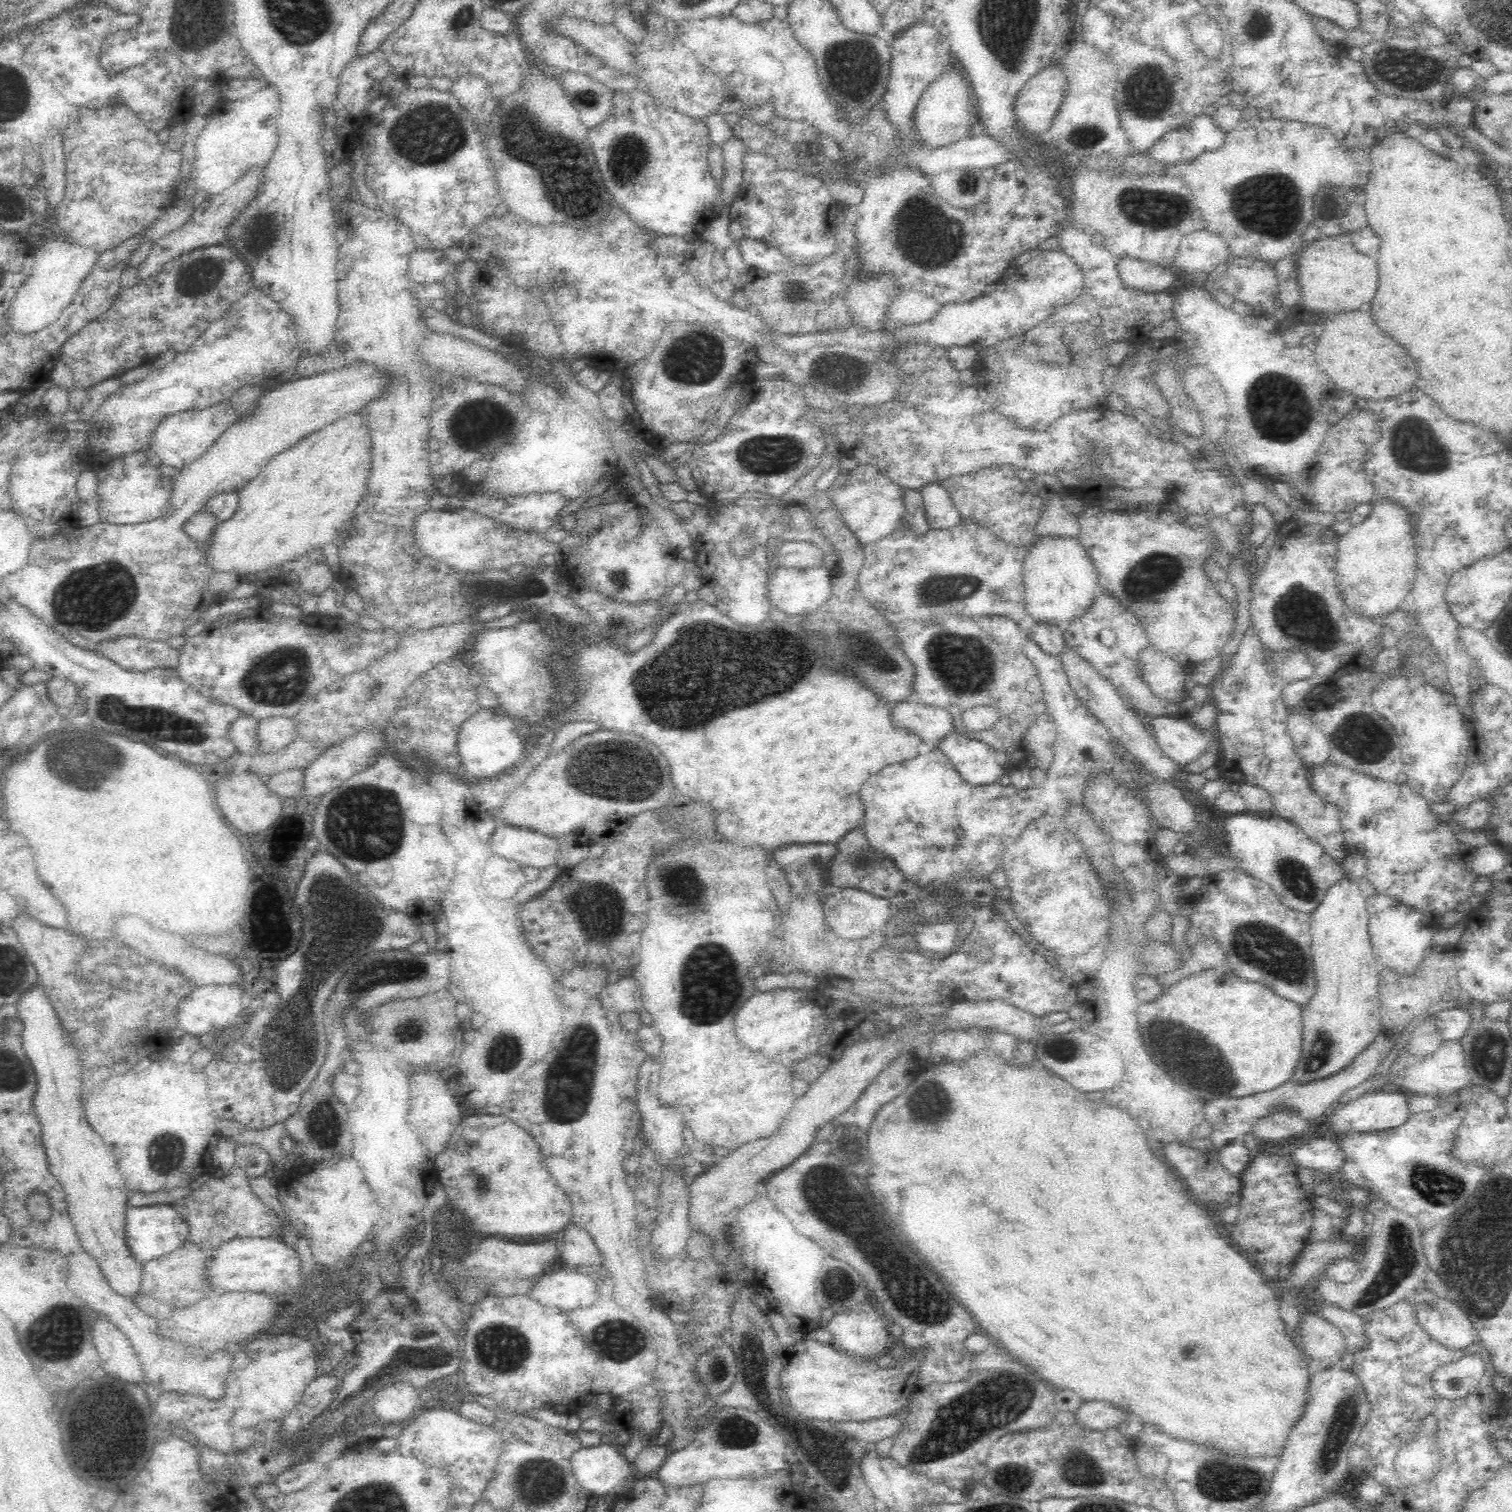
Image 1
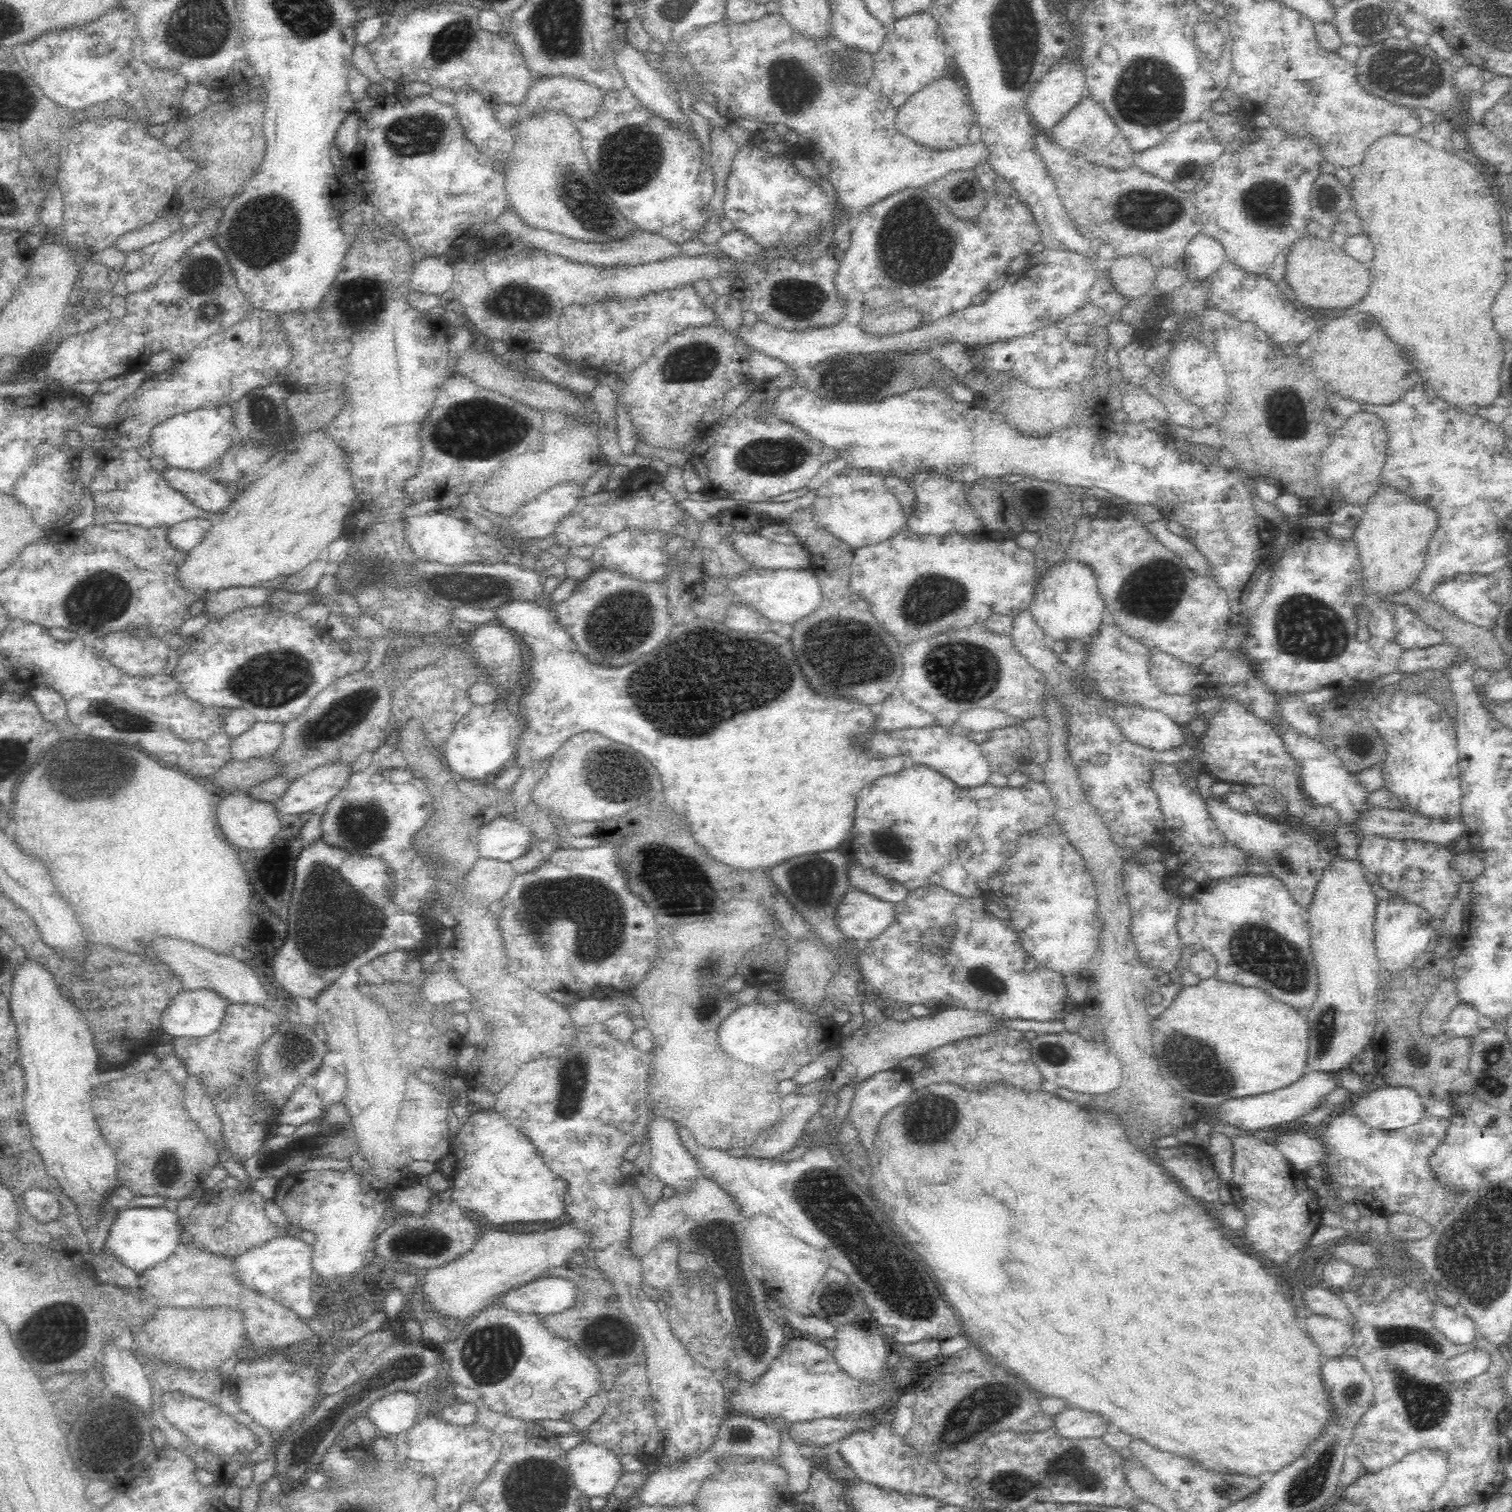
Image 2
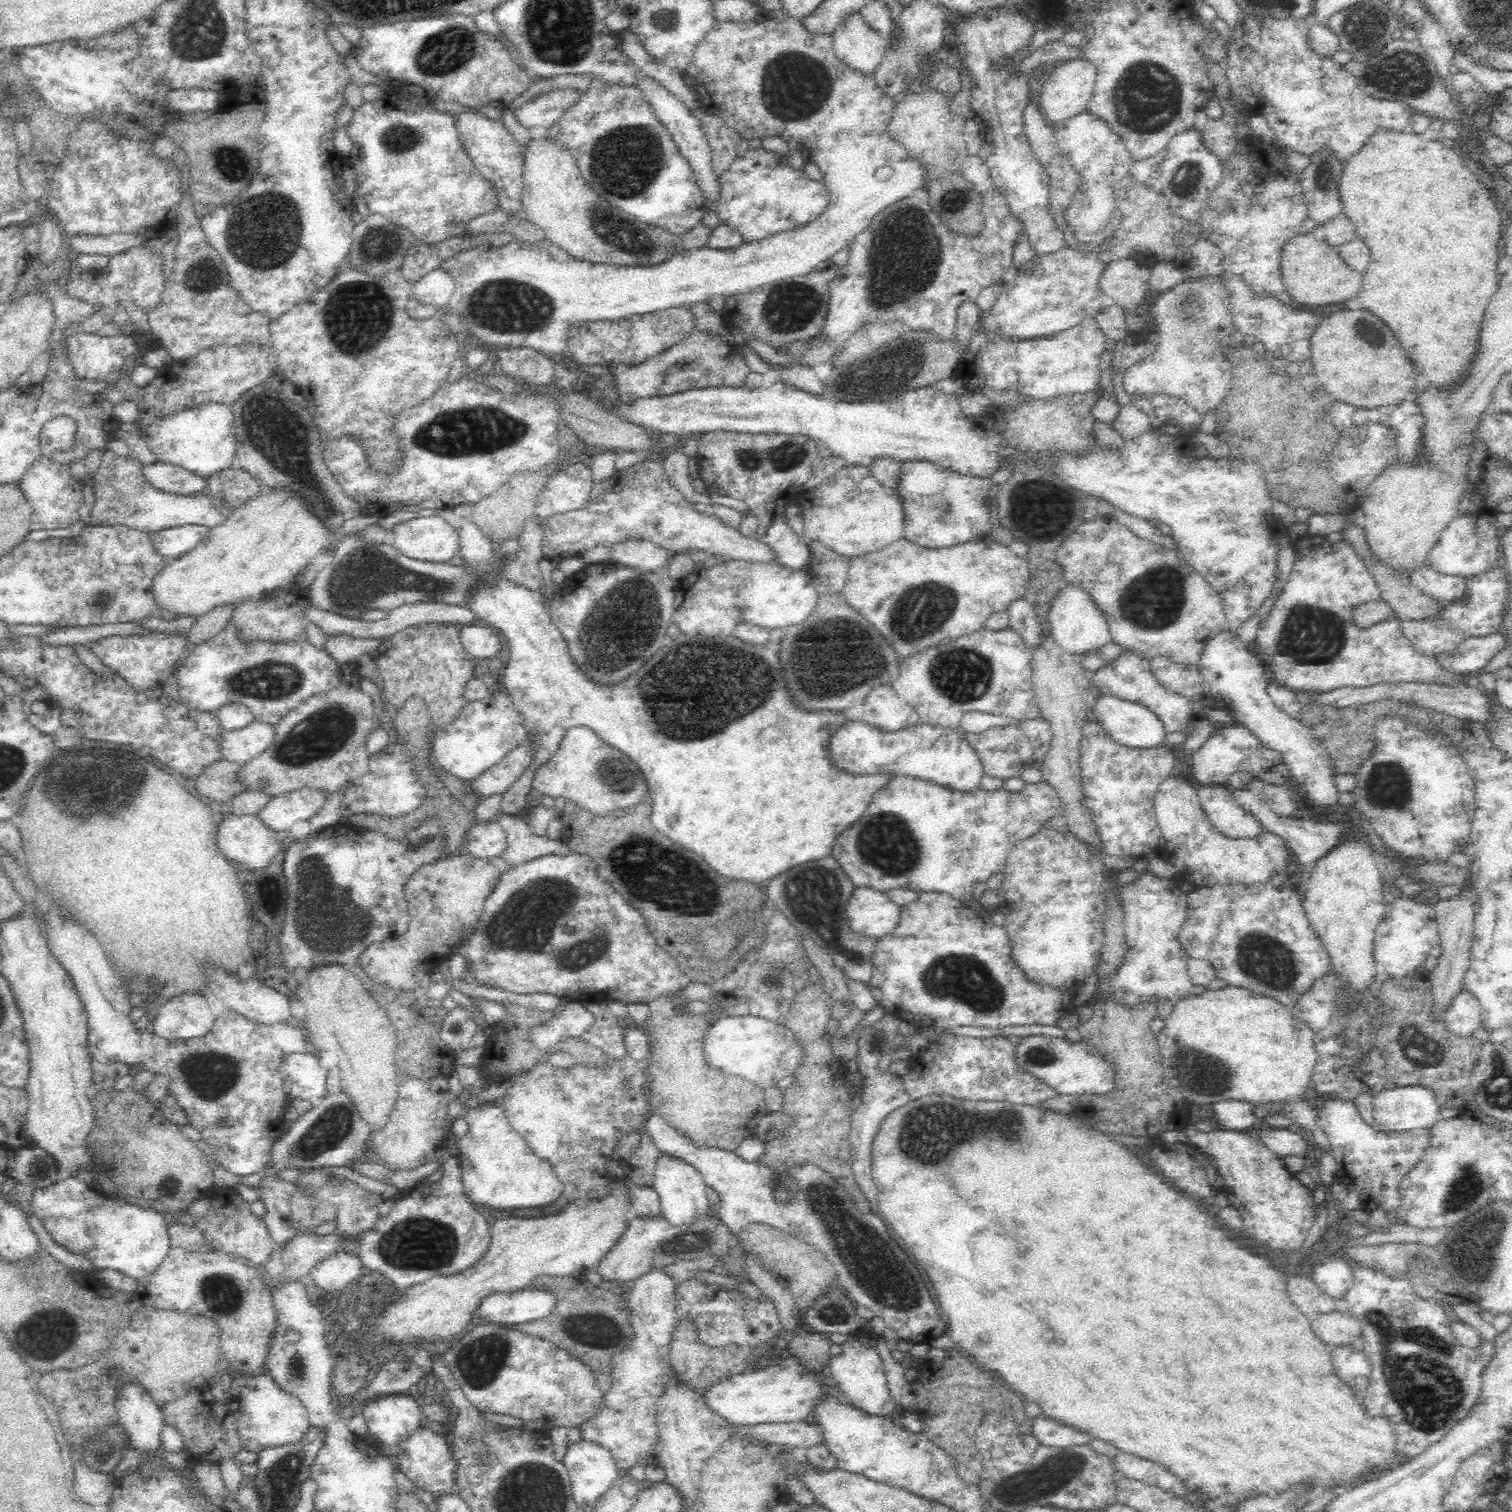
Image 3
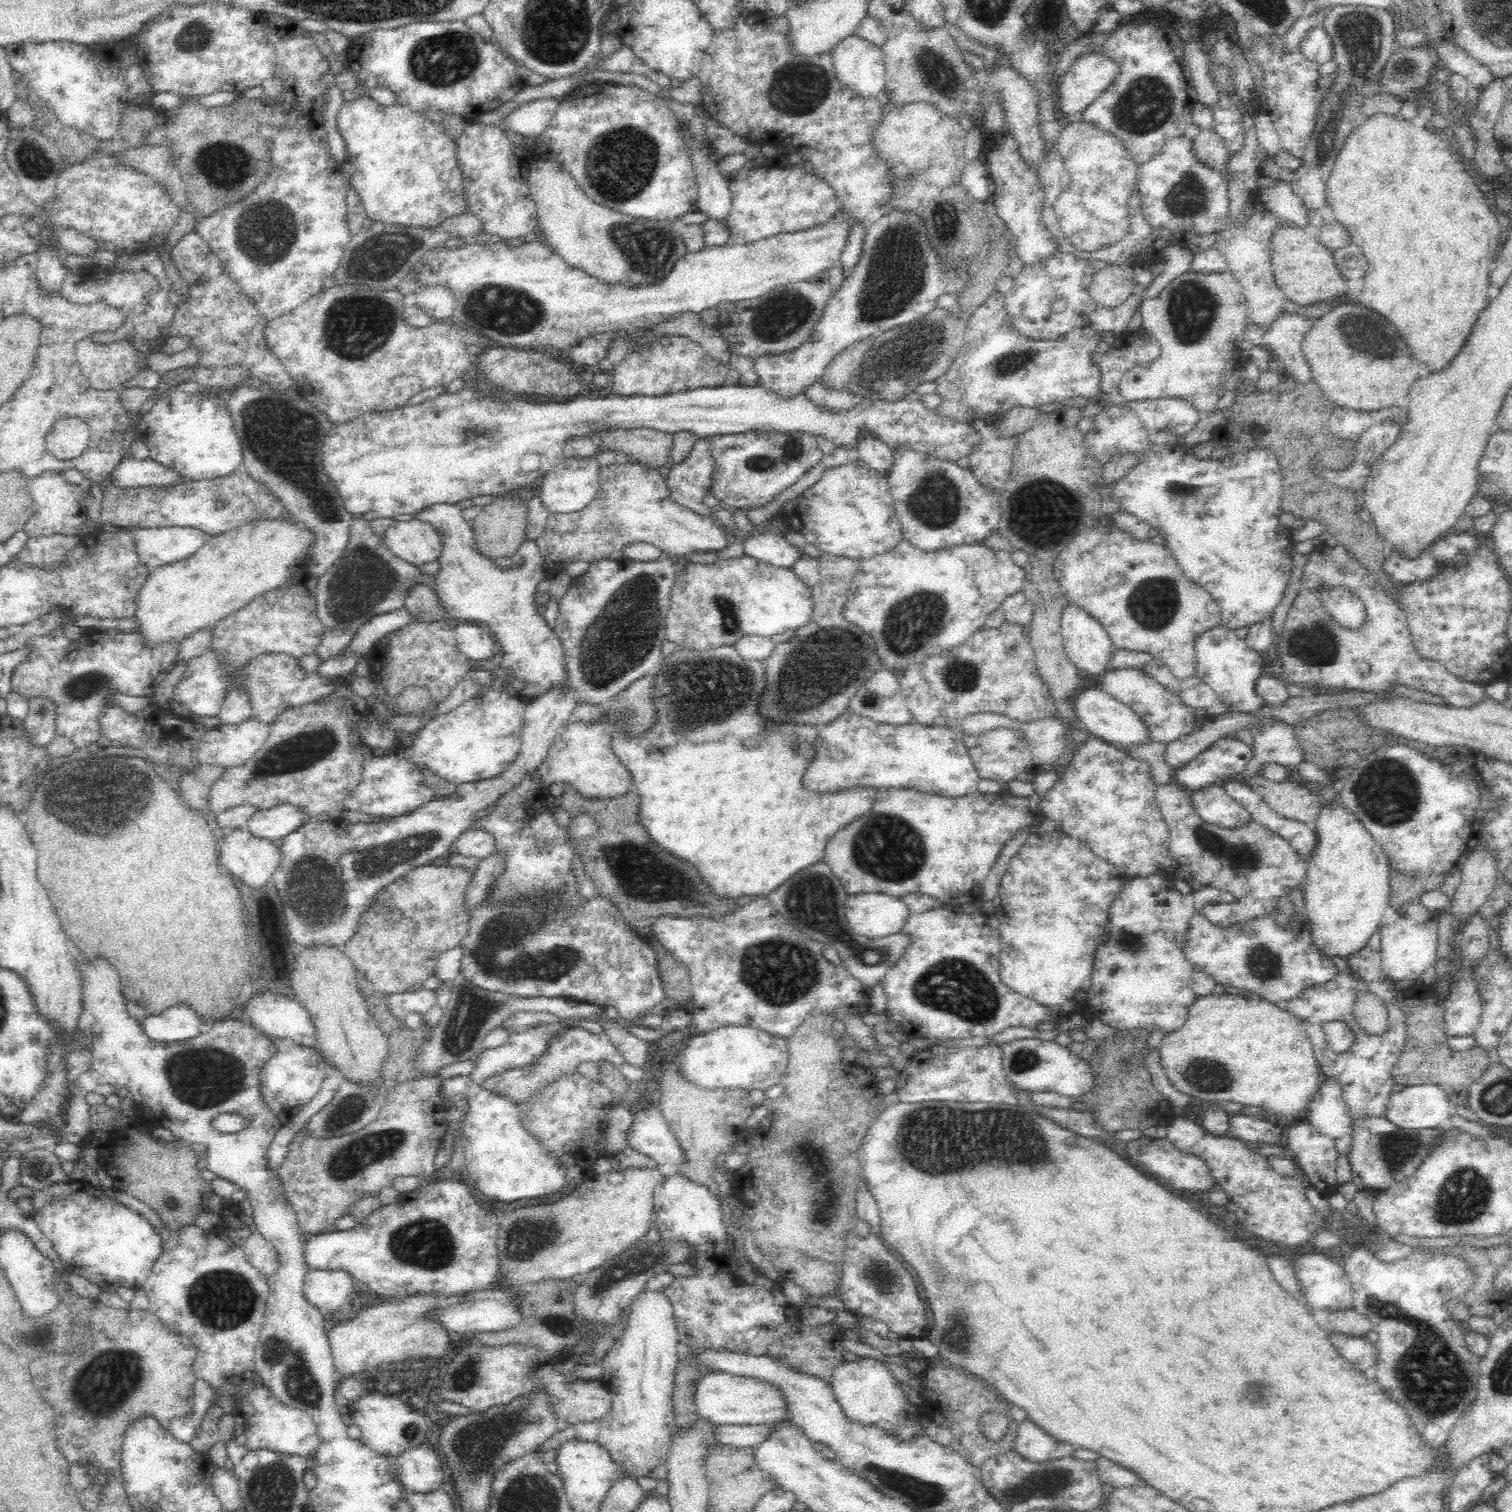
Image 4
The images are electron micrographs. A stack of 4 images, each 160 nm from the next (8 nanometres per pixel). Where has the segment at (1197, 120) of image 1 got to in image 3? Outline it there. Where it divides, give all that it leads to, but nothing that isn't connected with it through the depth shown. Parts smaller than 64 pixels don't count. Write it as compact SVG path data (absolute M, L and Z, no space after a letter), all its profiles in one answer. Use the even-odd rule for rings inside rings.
M1191 127L1180 132L1170 140L1160 152L1156 152L1148 158L1135 160L1130 168L1130 174L1154 188L1162 190L1166 196L1170 196L1173 209L1184 218L1196 218L1198 212L1204 206L1206 192L1212 190L1221 174L1221 159L1204 146L1200 130Z

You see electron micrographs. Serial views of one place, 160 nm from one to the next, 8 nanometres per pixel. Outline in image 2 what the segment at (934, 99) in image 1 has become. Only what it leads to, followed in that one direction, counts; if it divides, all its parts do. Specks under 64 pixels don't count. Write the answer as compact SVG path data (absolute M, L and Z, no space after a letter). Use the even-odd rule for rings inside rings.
M953 72L944 74L916 92L904 106L897 110L896 125L898 131L916 140L916 142L936 149L946 149L966 144L966 134L970 126L977 122L970 100L966 98L964 88L952 80Z

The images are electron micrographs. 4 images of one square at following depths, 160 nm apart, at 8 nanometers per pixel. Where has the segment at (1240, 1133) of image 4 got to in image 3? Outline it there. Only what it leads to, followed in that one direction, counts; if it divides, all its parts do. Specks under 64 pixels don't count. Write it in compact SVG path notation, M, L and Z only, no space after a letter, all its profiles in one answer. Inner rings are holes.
M1278 1128L1278 1130L1264 1130L1262 1134L1263 1143L1269 1147L1269 1149L1279 1155L1280 1157L1296 1156L1304 1157L1312 1154L1308 1152L1310 1146L1308 1146L1308 1140L1306 1136L1302 1138L1300 1134L1292 1132L1292 1130L1286 1130L1286 1128Z

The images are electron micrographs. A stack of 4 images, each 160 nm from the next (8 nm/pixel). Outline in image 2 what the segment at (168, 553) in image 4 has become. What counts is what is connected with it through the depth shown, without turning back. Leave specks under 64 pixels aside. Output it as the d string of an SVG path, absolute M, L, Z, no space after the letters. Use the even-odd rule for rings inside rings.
M190 518L173 524L169 530L169 541L182 550L192 550L202 542L213 522L208 518Z

